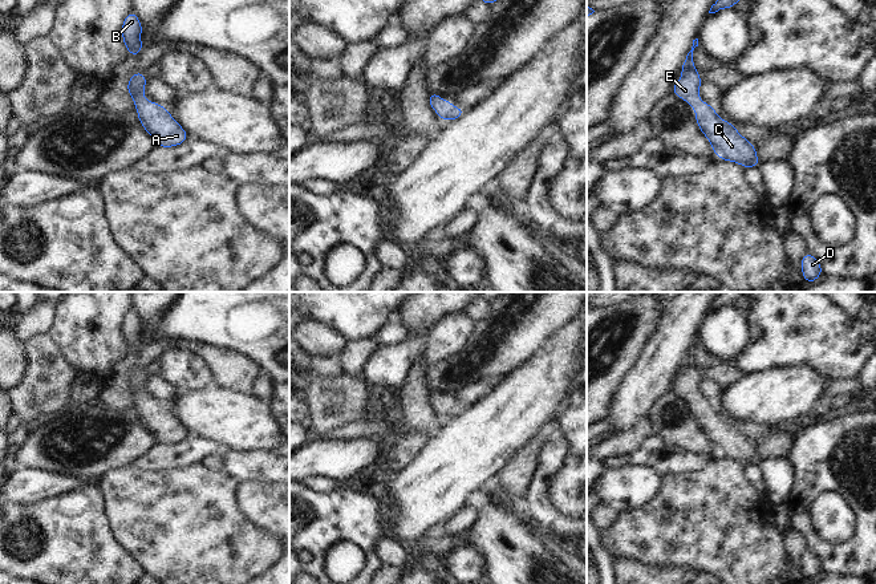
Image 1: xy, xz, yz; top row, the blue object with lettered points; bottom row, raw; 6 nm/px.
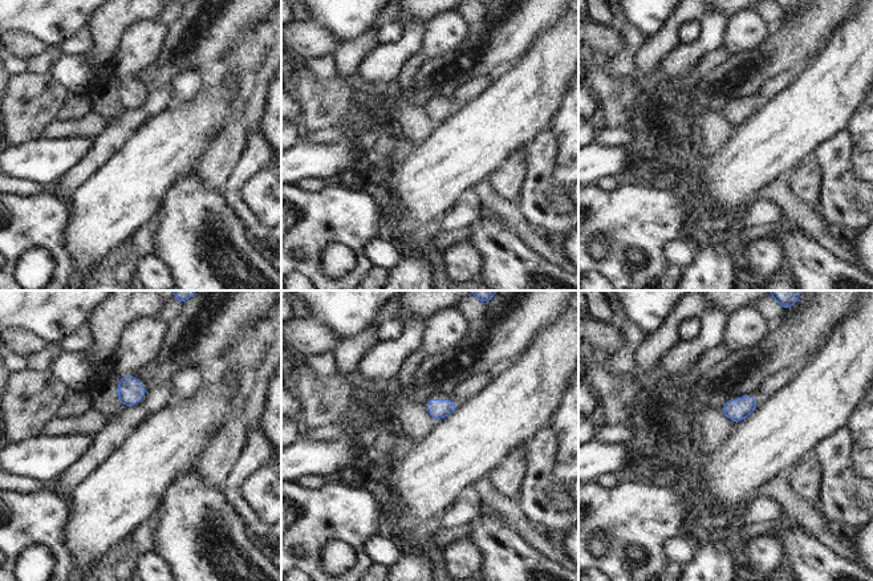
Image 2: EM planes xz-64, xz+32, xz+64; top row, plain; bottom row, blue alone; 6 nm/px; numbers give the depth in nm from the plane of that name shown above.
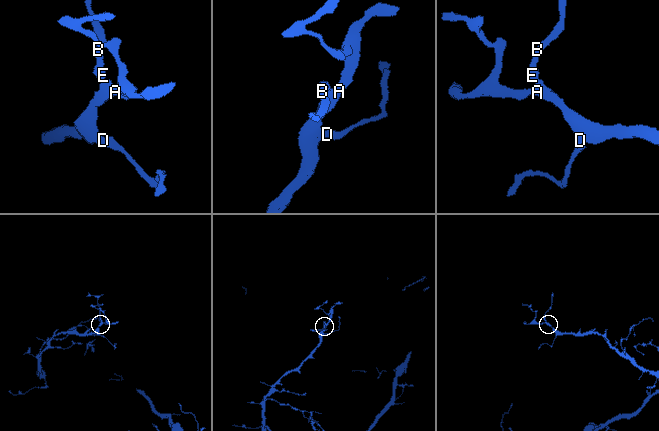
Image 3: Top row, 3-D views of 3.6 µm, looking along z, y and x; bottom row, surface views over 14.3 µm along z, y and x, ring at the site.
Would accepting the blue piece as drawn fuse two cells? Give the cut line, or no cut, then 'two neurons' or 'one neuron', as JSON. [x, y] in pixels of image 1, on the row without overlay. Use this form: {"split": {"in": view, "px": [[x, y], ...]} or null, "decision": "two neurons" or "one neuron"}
{"split": null, "decision": "one neuron"}

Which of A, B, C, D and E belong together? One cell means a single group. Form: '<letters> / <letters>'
A B C D E

